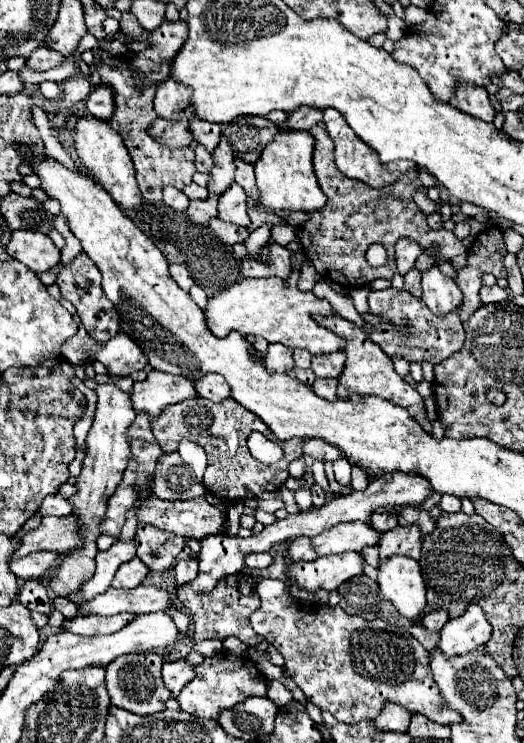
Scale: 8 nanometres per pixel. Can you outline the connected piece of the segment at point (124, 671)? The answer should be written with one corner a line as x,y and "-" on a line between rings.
128,654
120,656
112,664
106,666
106,688
110,694
110,700
118,708
126,708
132,714
138,716
150,716
164,710
164,702
170,698
170,692
166,690
162,678
162,656
158,654

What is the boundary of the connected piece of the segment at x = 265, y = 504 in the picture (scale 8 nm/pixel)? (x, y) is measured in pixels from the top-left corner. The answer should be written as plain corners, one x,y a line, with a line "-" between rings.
264,492
258,498
258,508
266,510
266,512
276,512
276,510
284,508
284,502
280,498
280,492

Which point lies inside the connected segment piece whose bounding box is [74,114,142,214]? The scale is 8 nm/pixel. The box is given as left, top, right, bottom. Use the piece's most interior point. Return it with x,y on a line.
100,149

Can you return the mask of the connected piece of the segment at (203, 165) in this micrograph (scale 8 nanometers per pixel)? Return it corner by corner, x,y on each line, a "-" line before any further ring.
202,144
196,146
196,160
194,162
196,162
196,170
198,172
206,172
206,170
212,168
212,156

